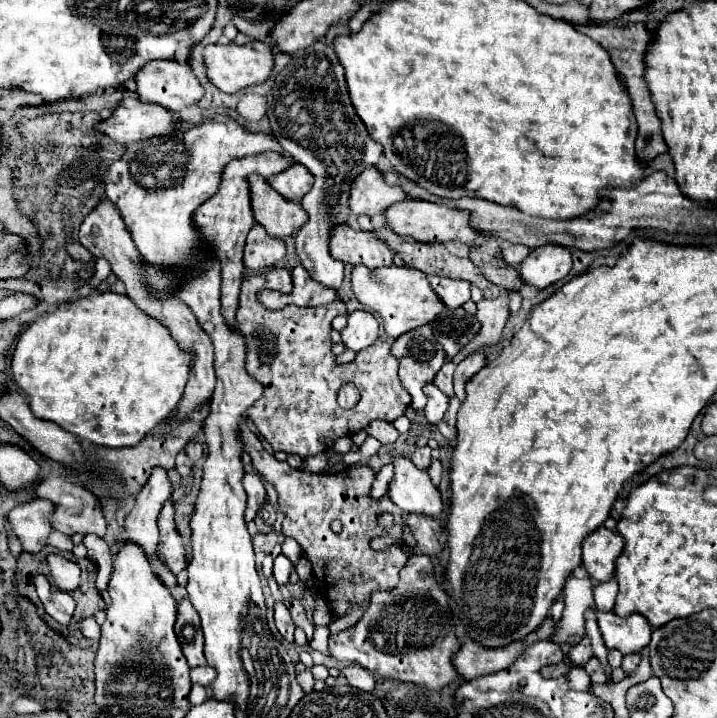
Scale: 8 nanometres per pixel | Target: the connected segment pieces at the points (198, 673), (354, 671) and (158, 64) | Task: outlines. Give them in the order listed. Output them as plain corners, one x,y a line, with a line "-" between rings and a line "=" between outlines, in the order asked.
195,667
195,669
191,669
191,681
193,683
199,683
199,685
209,689
213,679
215,679
215,671
211,667
=
357,663
347,665
347,667
343,669
343,675
345,675
347,683
349,683
351,687
359,689
359,691
373,691
373,689
375,689
375,679
373,679
373,675
371,675
365,667
361,667
361,665
357,665
=
151,61
135,75
135,81
143,101
157,103
175,113
205,95
191,67
177,61

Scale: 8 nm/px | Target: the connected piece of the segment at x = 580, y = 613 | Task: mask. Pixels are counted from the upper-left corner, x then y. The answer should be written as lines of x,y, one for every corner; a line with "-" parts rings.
569,575
569,579
565,581
565,587
563,587
563,599
565,599
565,609
563,609
563,617
555,623
555,633
551,637
551,641
559,647
563,645
577,645
583,637
585,637
585,613
587,611
593,611
595,609
595,601
593,601
593,583
589,577
575,577
575,575

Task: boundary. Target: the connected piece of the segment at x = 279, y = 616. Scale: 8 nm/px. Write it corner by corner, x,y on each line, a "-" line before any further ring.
279,601
275,603
275,625
277,625
277,629
279,629
279,633
283,637
293,635
293,631
295,631
295,625
293,625
293,619
291,619
287,607
283,603
279,603

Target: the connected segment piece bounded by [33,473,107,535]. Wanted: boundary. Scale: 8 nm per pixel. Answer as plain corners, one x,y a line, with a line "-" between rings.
49,475
49,477
43,477
37,487
35,487
35,497
43,497
43,499
49,499
57,505
57,511
53,515
53,527
65,535
73,535
73,533
95,533
95,535
105,535
105,517
103,517
103,509
101,509
101,503
99,499
89,491
85,489
83,485
77,485
77,483
71,483
59,475

